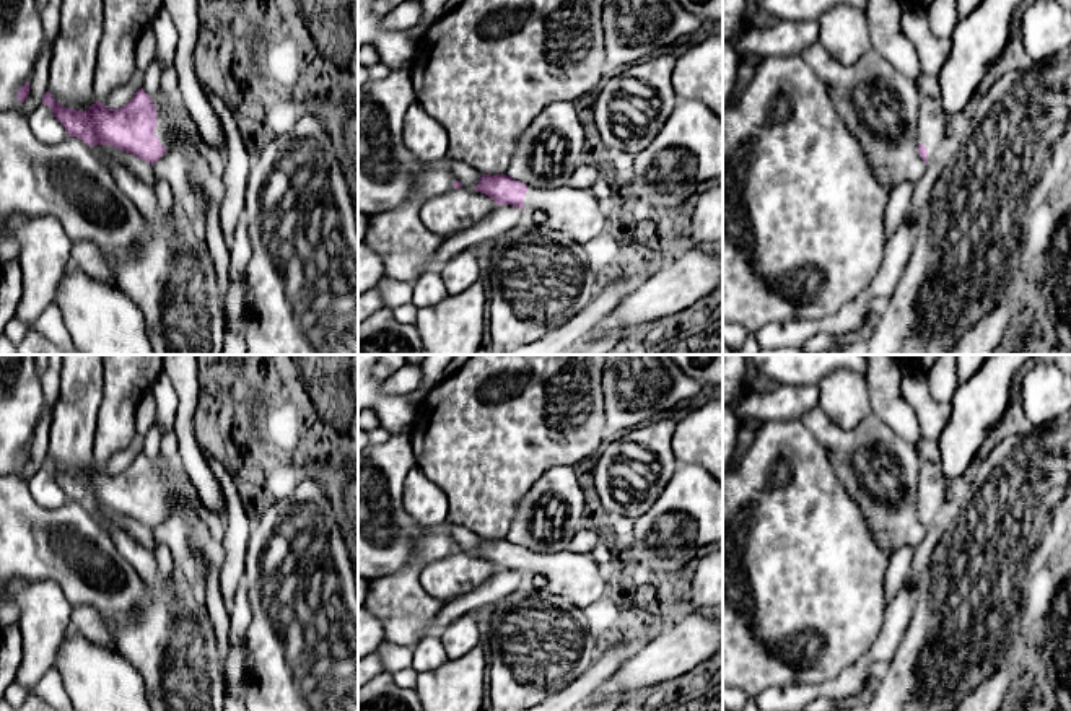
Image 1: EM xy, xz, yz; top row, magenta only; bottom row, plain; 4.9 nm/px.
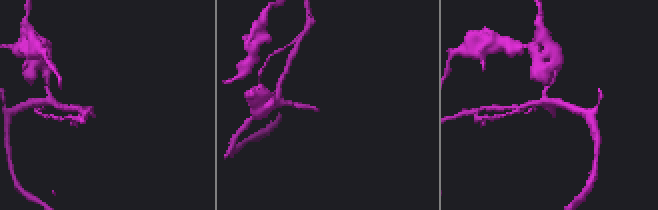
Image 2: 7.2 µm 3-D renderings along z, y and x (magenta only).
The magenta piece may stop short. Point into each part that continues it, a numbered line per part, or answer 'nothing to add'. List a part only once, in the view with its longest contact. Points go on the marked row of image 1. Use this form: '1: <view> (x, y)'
1: xy (176, 127)

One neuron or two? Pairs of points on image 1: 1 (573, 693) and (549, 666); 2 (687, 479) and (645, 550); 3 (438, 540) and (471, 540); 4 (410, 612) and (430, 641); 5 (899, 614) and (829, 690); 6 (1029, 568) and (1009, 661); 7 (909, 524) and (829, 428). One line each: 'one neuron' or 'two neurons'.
1: two neurons
2: one neuron
3: two neurons
4: two neurons
5: one neuron
6: two neurons
7: one neuron

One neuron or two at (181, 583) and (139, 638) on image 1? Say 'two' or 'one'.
one

